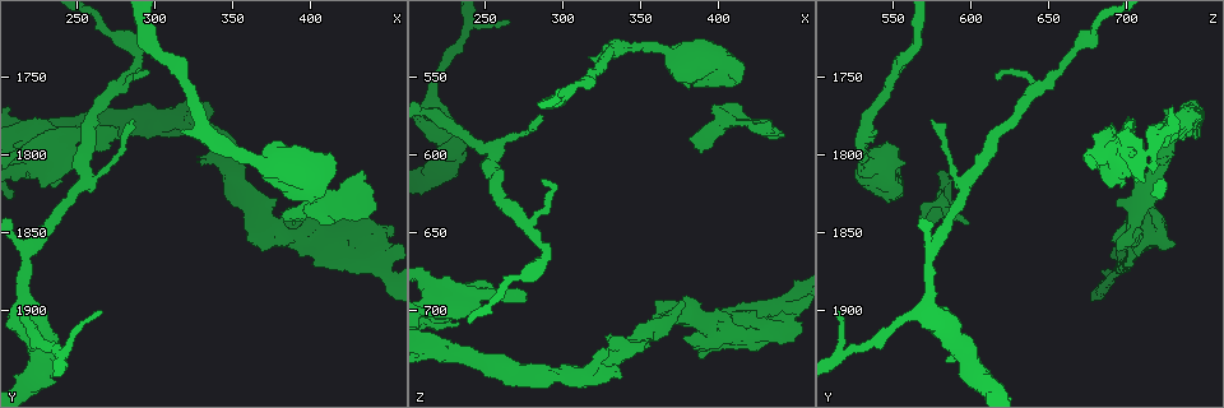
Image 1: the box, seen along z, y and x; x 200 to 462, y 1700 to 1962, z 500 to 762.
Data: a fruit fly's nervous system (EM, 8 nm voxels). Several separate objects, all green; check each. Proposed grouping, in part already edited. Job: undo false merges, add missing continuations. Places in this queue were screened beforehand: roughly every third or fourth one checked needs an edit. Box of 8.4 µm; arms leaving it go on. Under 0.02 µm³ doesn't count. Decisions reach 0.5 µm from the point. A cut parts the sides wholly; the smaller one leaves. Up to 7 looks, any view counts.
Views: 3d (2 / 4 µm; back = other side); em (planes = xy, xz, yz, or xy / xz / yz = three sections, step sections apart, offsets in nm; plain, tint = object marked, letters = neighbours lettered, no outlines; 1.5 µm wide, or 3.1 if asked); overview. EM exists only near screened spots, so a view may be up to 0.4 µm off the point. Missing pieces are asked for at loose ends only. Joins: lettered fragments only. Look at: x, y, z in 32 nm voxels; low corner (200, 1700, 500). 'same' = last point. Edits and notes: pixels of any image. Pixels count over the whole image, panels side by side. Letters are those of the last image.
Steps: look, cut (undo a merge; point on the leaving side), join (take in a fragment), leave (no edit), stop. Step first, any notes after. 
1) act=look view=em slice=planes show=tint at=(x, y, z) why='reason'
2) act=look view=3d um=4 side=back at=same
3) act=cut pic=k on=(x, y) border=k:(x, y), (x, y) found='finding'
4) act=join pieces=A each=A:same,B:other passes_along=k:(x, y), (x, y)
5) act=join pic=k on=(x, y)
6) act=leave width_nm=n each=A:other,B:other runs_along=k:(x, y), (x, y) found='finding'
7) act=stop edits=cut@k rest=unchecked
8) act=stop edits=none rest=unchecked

act=look view=em slice=planes show=letters at=(388, 1844, 598) why='free end'

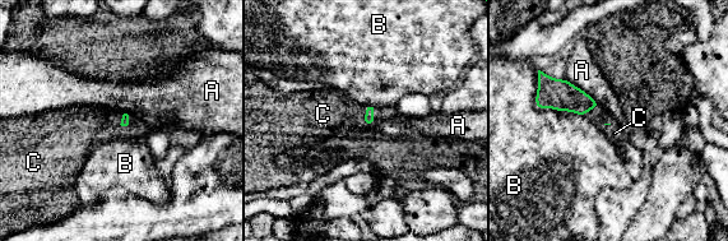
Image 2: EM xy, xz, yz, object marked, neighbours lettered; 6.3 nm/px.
act=join pieces=C longest_contact=B:400nm each=A:other,B:other,C:same passes_along=2:(369, 117), (372, 116), (333, 114) found='the cell continues'

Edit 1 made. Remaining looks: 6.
act=look view=overview

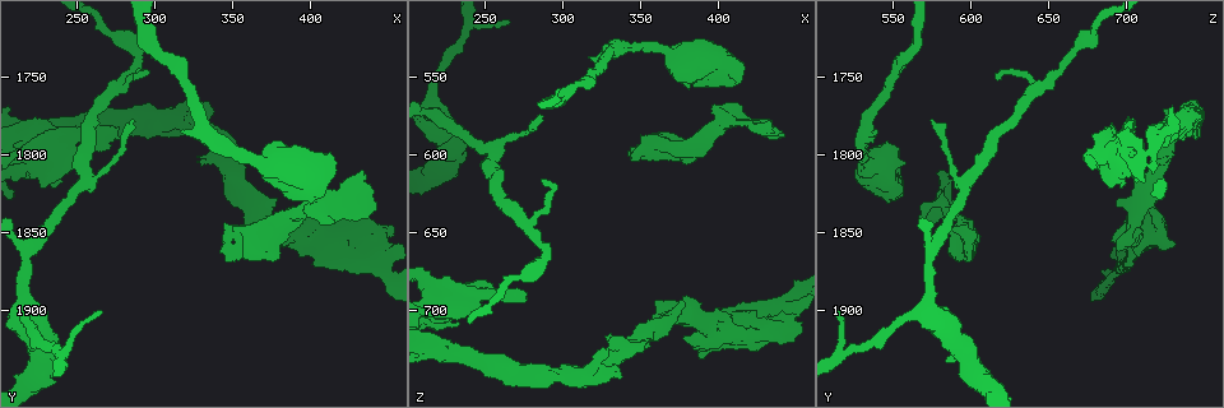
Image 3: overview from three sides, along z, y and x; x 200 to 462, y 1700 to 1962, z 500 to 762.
act=look view=3d um=2 at=(360, 1856, 694) why='free end'

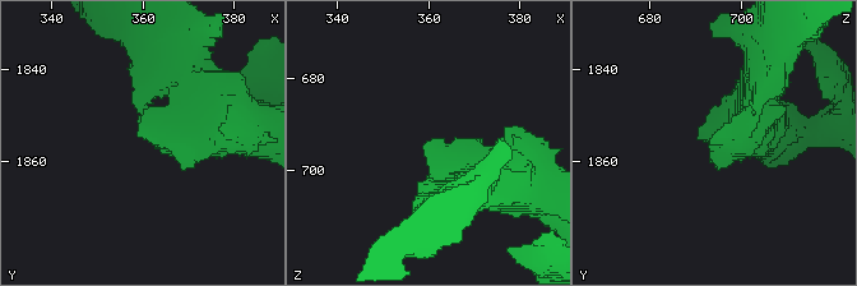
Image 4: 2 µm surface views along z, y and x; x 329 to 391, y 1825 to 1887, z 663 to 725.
act=look view=em slice=xy step=8 show=letters at=(360, 1855, 695)

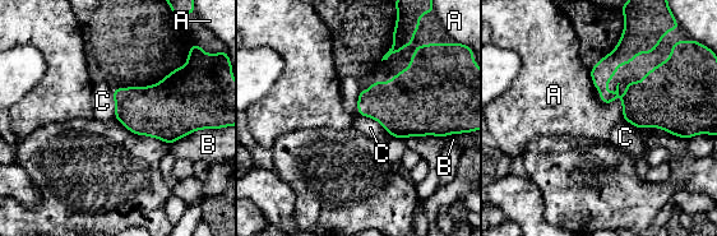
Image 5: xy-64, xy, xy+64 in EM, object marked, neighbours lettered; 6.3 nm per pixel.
act=look view=em slice=planes show=letters at=same

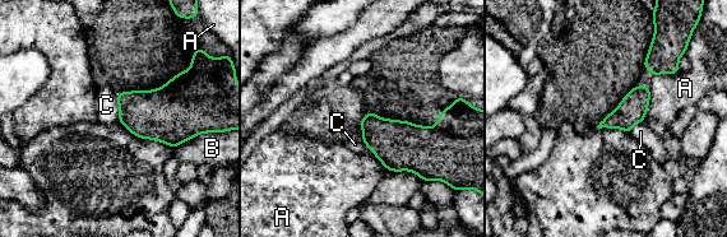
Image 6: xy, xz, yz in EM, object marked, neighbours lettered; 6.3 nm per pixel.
act=leave each=A:other,B:other,C:other border=6:(115, 94), (120, 122) found='none of them fits'

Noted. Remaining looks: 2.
act=look view=3d um=4 at=(216, 1860, 576)

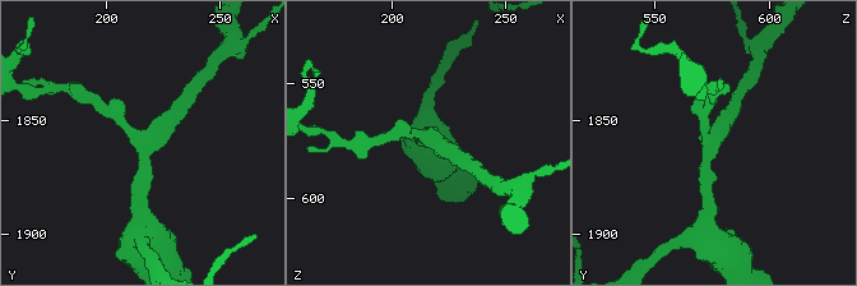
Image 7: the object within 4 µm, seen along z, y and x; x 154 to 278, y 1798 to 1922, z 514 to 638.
act=look view=em slice=xy step=8 show=letters at=(216, 1860, 574) why='now the EM'

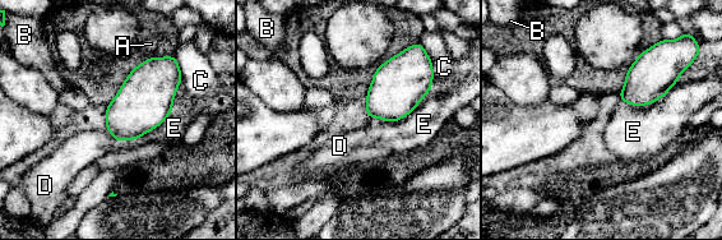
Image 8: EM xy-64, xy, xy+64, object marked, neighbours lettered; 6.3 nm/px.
act=leave width_nm=300 each=A:other,B:other,C:other,D:other,E:other border=8:(105, 129), (115, 142) found='continuous, no second cell'

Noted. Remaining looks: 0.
act=stop edits=join@2 rest=unchecked

